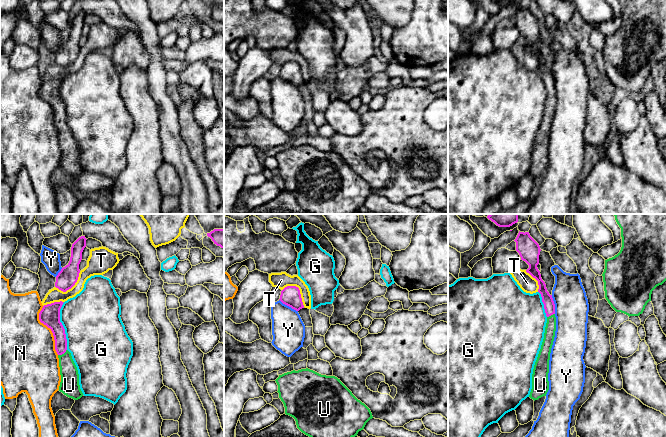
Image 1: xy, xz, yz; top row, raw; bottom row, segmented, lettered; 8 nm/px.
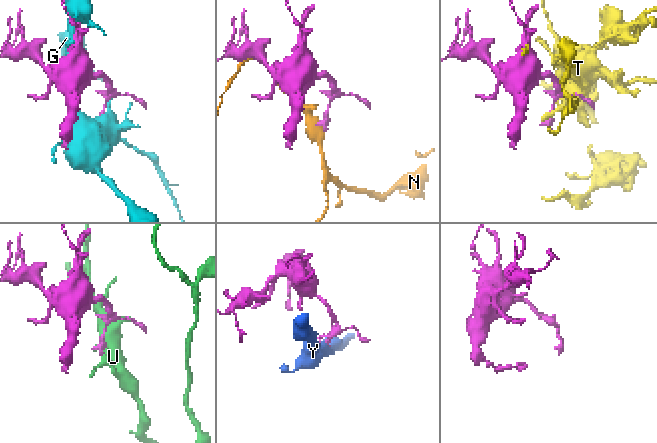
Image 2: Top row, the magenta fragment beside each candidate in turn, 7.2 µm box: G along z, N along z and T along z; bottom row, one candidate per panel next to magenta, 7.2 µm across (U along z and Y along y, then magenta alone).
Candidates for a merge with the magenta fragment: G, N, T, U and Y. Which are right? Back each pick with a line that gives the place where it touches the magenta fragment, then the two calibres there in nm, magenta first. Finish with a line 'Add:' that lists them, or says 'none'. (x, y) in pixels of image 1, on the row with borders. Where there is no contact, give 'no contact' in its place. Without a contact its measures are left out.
U: contact xy (62, 353); calibres 100 and 150 nm
Add: U

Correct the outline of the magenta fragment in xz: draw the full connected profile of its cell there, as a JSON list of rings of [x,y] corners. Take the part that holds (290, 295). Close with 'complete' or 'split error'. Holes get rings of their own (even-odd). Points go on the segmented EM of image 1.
[[[287,286],[281,291],[280,299],[283,304],[299,311],[304,308],[300,290],[296,286]]]; complete

